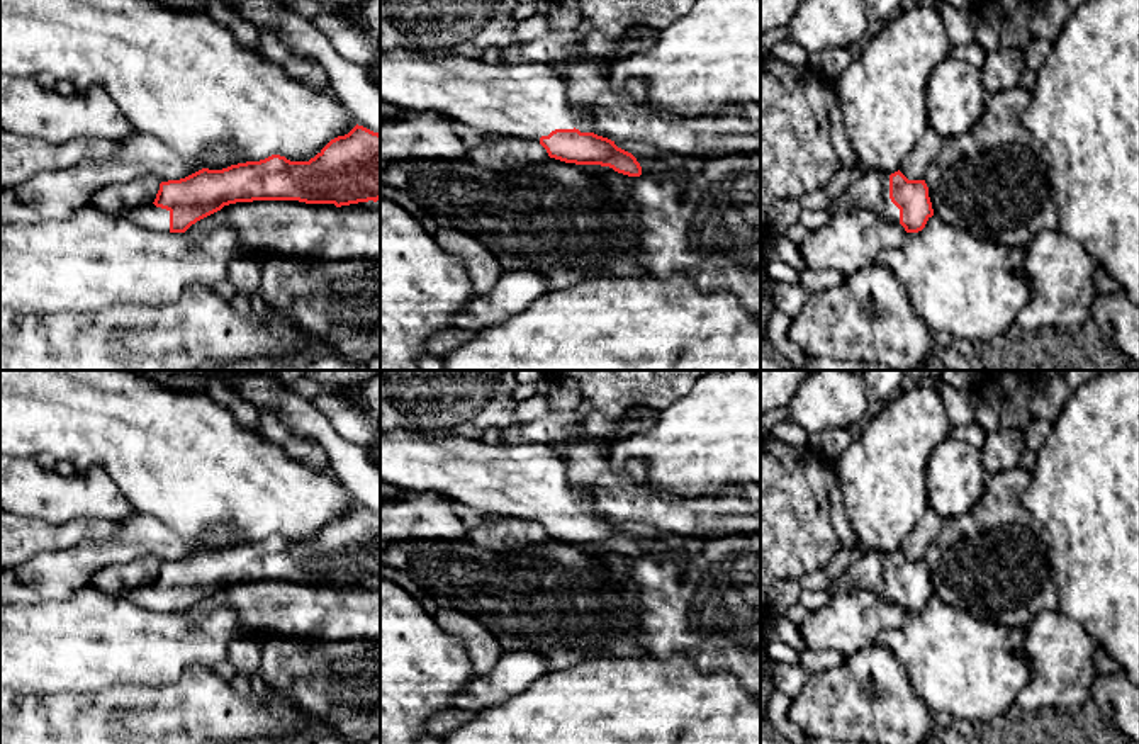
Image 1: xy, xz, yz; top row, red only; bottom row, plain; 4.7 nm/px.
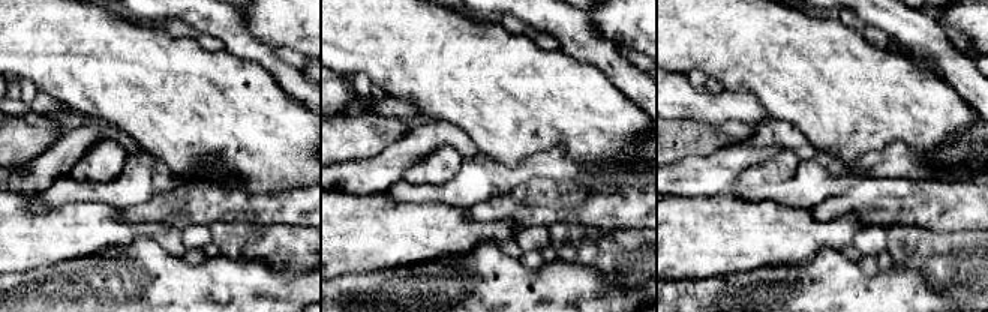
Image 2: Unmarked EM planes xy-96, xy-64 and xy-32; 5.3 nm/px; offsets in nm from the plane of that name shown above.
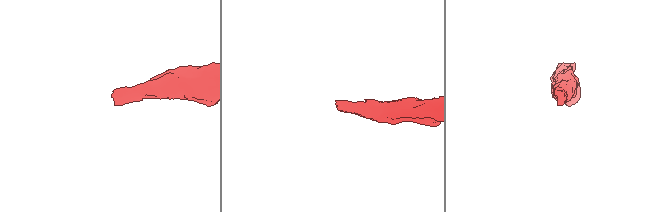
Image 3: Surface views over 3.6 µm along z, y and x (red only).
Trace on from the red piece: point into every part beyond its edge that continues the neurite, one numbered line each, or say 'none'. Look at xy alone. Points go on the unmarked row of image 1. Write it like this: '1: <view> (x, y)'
1: xy (150, 597)

